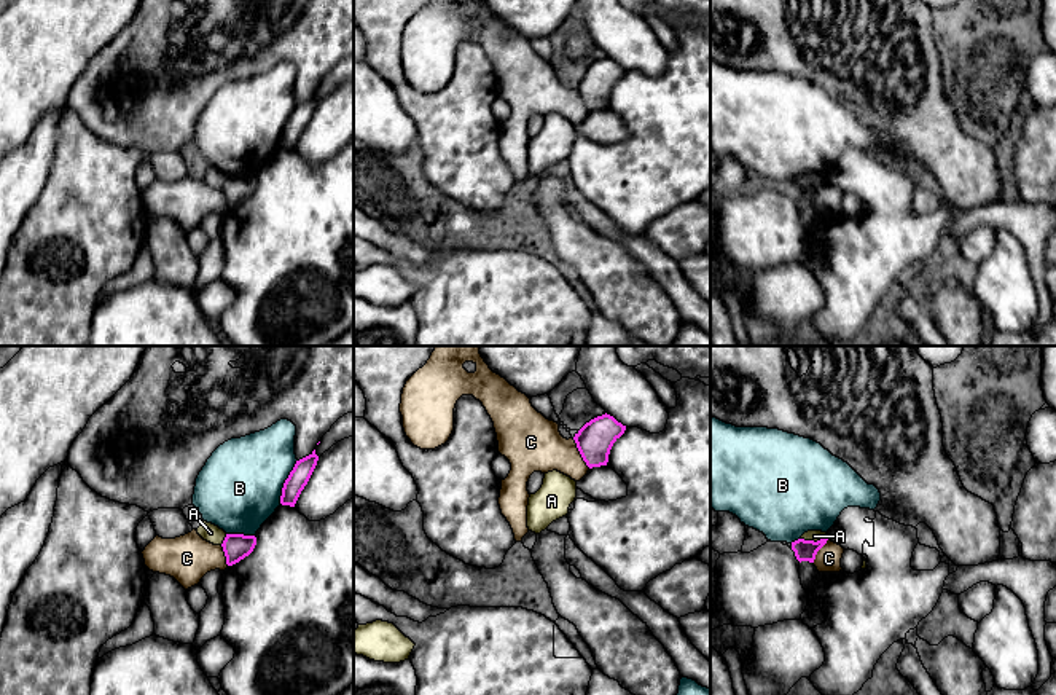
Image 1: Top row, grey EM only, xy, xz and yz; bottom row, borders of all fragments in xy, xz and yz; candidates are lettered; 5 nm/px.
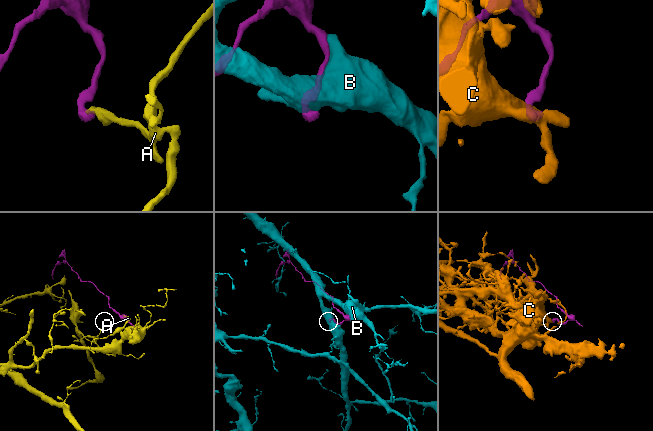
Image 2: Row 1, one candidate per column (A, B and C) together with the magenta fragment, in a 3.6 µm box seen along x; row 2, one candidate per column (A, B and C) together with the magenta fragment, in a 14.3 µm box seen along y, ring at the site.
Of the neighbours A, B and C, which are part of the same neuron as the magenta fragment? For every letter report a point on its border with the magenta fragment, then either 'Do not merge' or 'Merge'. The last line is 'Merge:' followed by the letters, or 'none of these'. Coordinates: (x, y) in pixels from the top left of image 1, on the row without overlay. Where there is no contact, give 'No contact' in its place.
A: Touches magenta at yz (813, 184). Do not merge
B: Touches magenta at xy (285, 125). Do not merge
C: Touches magenta at xz (580, 96). Do not merge
Merge: none of these

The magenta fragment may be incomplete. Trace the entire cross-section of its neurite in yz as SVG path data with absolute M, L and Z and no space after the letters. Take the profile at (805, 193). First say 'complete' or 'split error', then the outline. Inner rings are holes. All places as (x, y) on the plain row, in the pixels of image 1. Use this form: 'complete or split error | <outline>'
complete | M827 180L814 185L814 183L804 183L798 182L792 185L792 193L795 194L796 202L814 206L817 194L827 187Z

